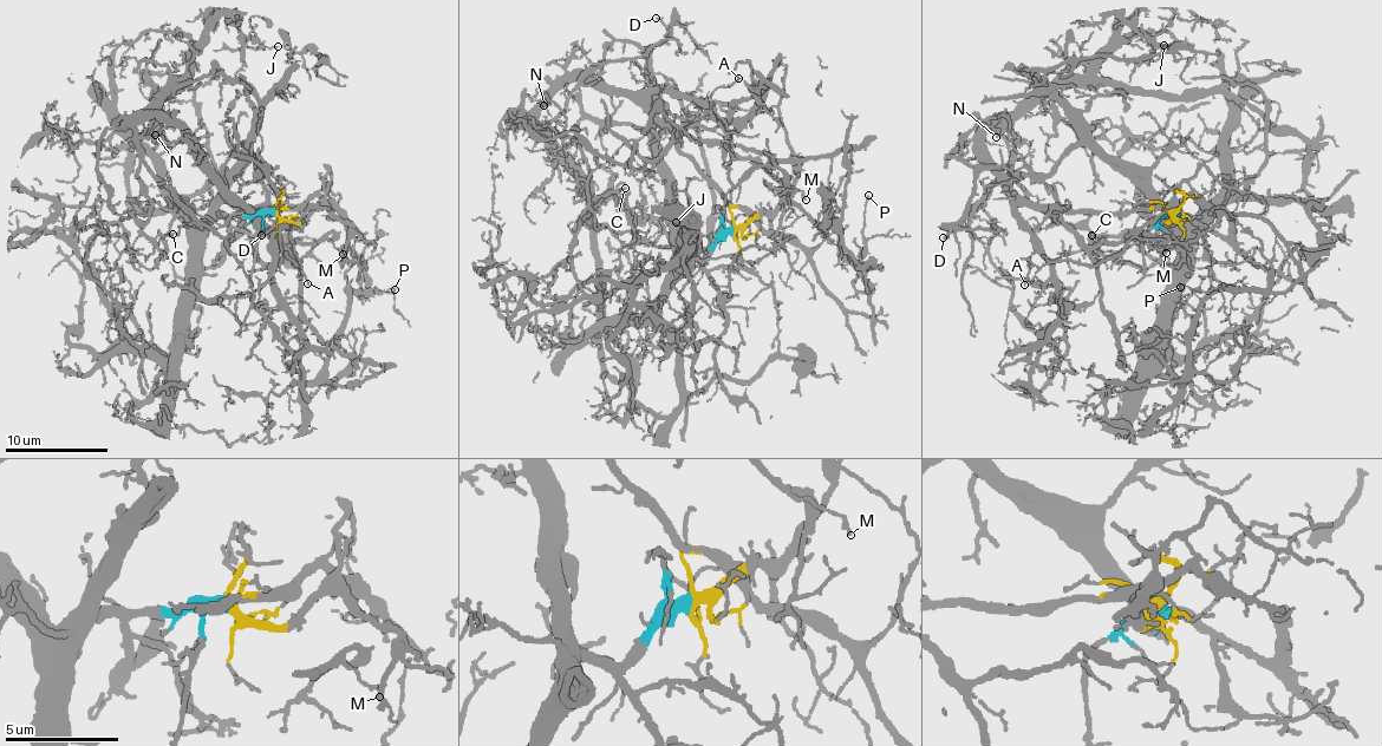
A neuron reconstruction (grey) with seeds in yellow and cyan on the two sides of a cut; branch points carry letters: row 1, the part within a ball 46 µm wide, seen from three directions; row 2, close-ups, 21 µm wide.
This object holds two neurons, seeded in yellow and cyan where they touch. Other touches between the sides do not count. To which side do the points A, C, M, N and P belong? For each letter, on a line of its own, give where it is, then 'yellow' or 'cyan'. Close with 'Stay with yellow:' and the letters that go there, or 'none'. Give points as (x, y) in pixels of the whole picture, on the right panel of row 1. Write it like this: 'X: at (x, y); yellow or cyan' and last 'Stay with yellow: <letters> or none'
A: at (1024, 285); yellow
C: at (1092, 235); yellow
M: at (1166, 253); yellow
N: at (996, 137); yellow
P: at (1180, 287); yellow
Stay with yellow: A, C, M, N, P

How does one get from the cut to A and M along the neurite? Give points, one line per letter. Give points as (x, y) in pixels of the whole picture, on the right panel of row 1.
A: (1174, 210), (1160, 203), (1088, 214), (1038, 211), (1019, 205), (1019, 218), (1035, 249), (1025, 285)
M: (1174, 210), (1155, 203), (1114, 214), (1077, 211), (1062, 216), (1090, 247), (1139, 239), (1167, 254)

